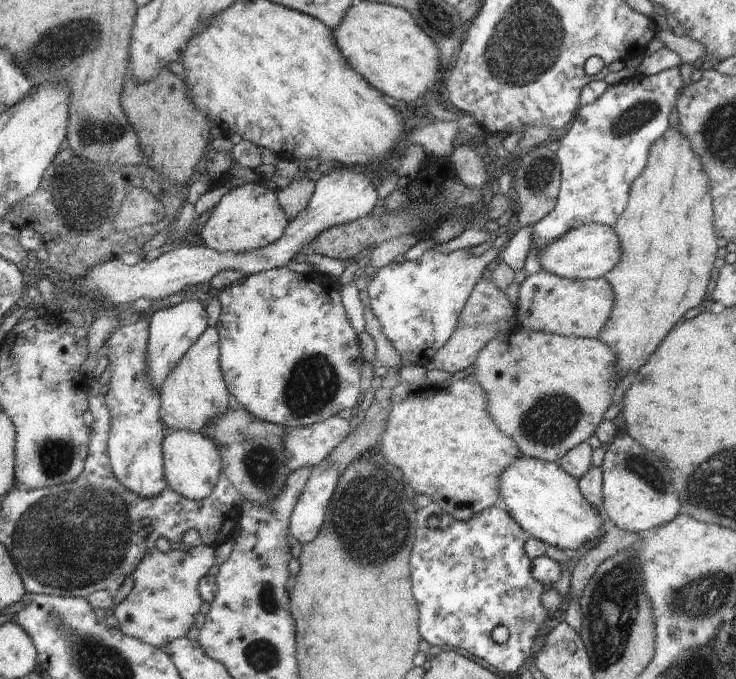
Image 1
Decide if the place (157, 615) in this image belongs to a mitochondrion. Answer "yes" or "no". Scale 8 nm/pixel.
no

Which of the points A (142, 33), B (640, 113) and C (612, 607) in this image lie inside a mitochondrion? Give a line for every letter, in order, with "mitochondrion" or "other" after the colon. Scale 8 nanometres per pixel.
A: other
B: mitochondrion
C: mitochondrion

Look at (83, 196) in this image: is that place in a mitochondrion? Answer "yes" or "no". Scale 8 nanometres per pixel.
yes

